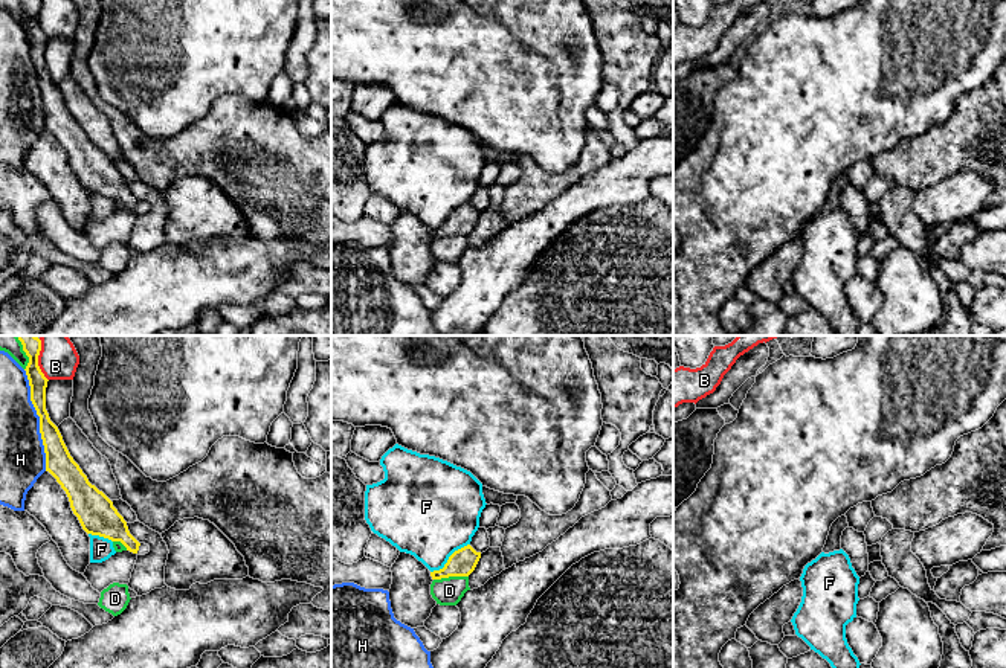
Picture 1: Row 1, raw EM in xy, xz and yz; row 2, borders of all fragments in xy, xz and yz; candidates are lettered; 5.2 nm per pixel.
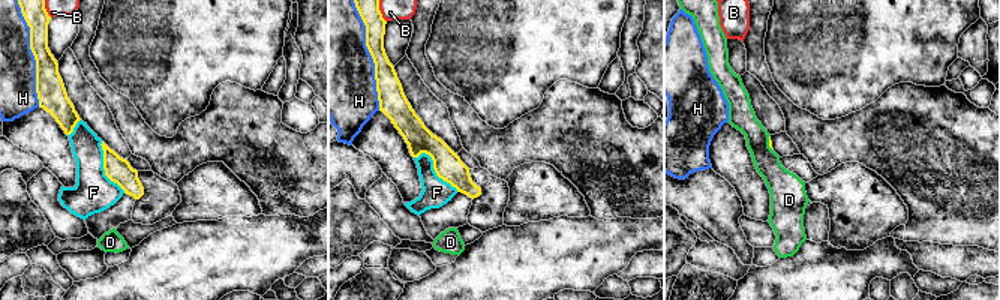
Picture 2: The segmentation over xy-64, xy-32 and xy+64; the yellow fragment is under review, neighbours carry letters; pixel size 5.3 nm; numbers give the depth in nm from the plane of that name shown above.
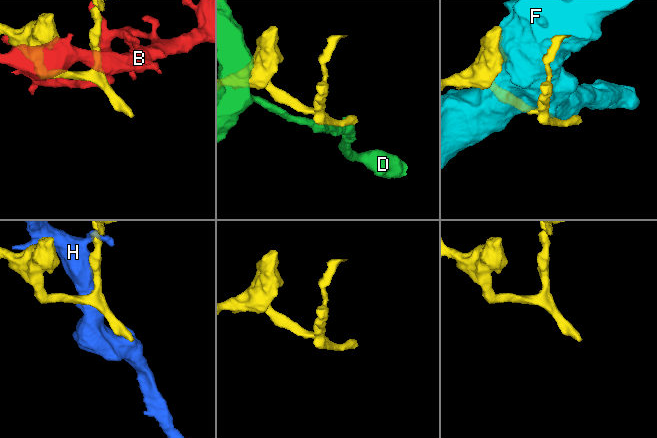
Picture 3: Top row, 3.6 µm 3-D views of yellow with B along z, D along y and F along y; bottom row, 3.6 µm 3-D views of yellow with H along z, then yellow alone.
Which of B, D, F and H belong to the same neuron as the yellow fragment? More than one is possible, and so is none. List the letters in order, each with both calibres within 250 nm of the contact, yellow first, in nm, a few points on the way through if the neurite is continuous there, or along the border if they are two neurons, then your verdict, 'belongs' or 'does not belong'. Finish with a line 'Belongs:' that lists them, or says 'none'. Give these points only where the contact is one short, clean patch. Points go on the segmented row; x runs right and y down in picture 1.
B: calibres 100 and 200 nm; does not belong
D: calibres 140 and 140 nm; does not belong
F: calibres 140 and 460 nm; does not belong
H: calibres 140 and 240 nm; does not belong
Belongs: none

